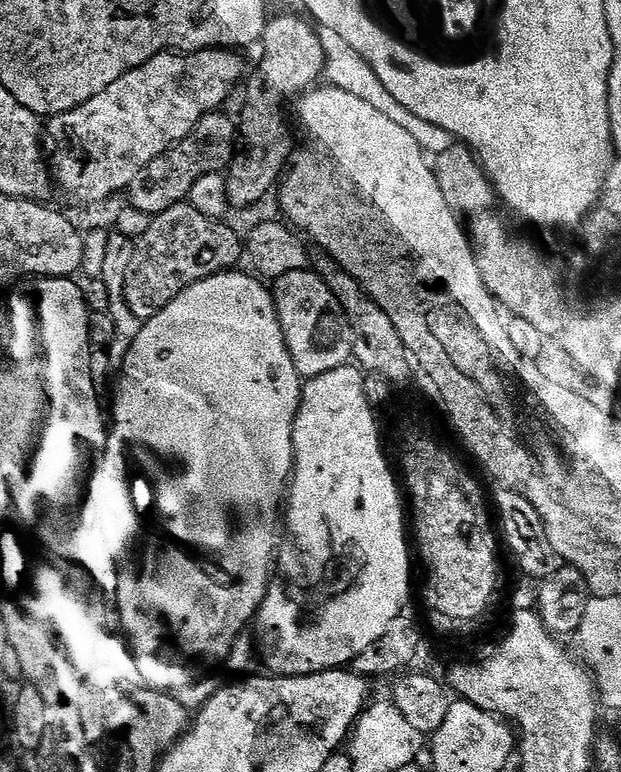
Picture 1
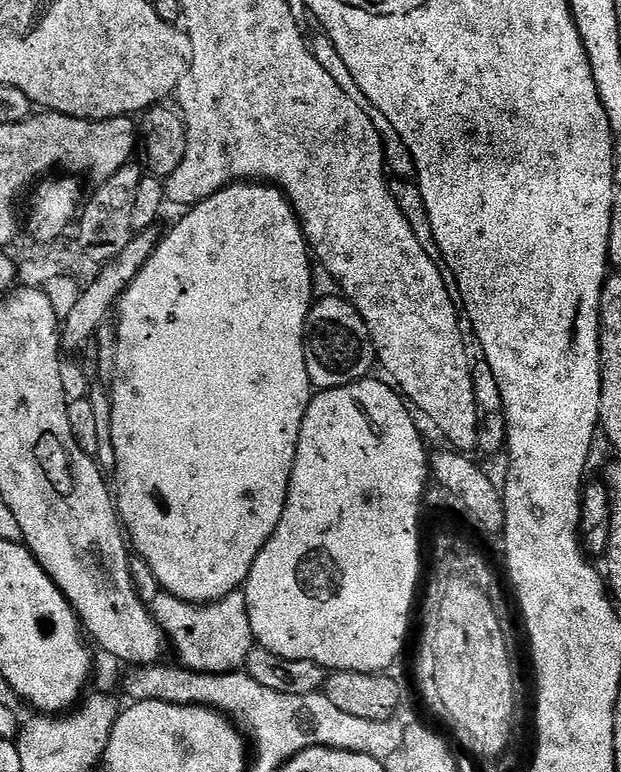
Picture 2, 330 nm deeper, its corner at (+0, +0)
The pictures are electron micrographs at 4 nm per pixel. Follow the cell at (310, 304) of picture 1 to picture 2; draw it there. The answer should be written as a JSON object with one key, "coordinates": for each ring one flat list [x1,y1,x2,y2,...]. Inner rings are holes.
{"coordinates":[[331,296,325,300,317,299,308,312,306,329,306,370,312,379,313,389,341,388,365,379,373,367,377,367,376,347,372,344,370,330,358,314,358,310,348,300,340,296]]}

